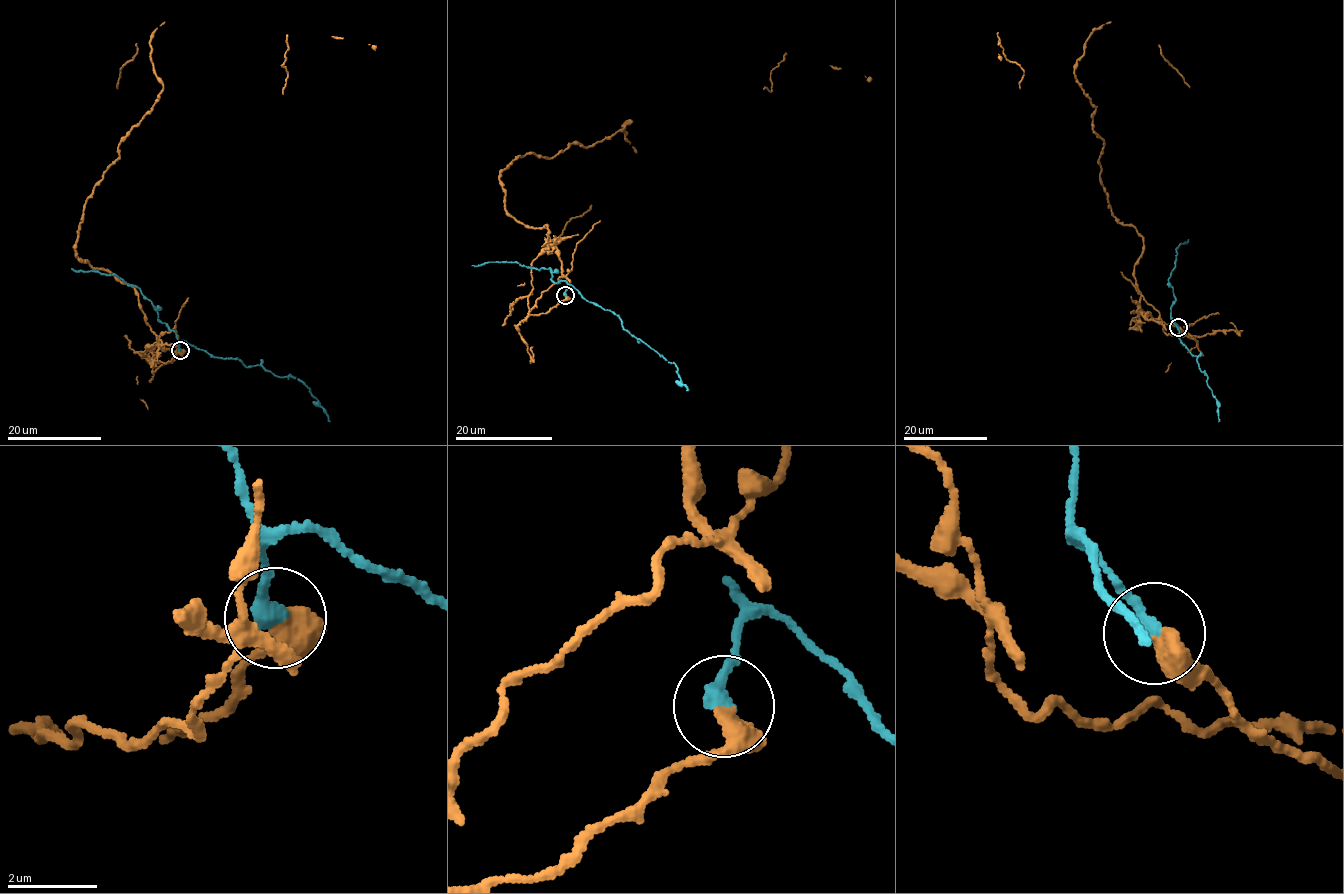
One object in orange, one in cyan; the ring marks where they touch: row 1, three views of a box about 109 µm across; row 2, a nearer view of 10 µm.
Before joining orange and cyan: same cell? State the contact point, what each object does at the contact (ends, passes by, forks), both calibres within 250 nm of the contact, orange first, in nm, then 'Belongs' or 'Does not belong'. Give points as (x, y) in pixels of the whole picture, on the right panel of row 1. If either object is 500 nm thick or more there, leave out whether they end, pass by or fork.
Place: (1178, 327). Thickness 550 nm (orange) against 400 nm. Does not belong

